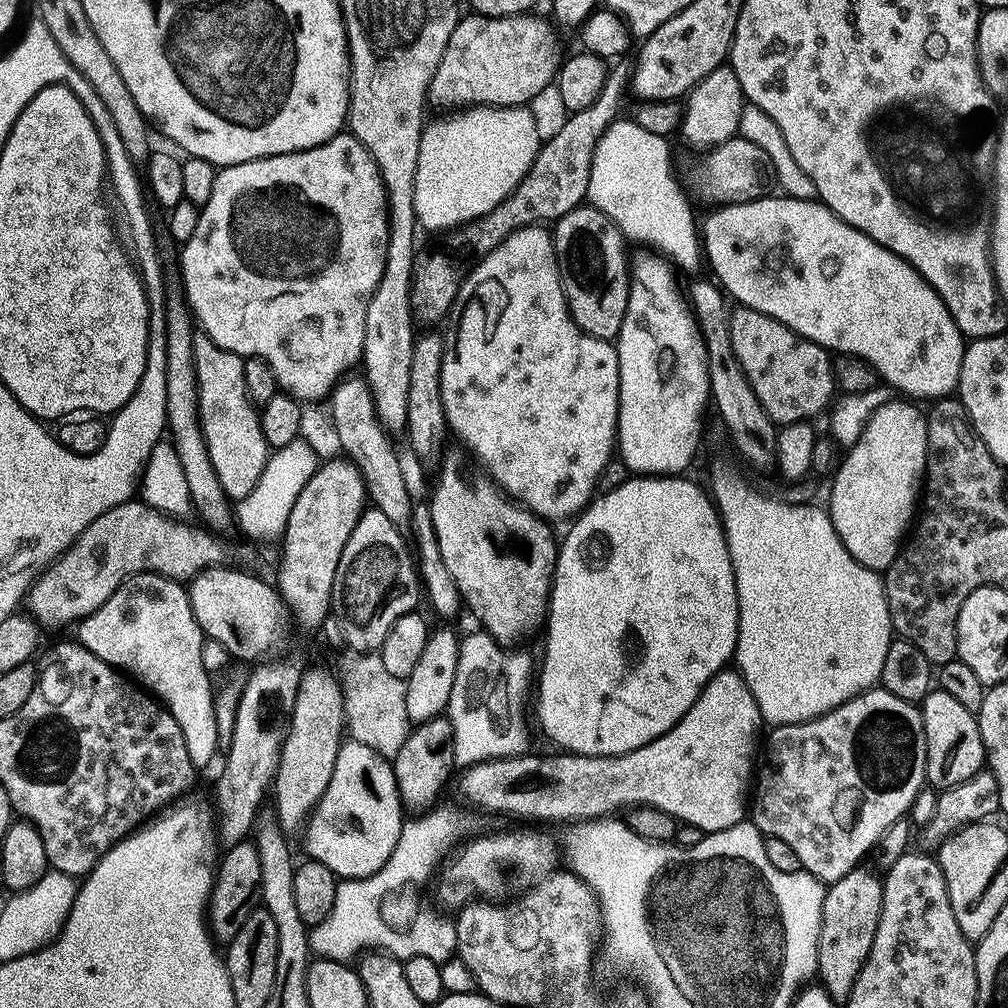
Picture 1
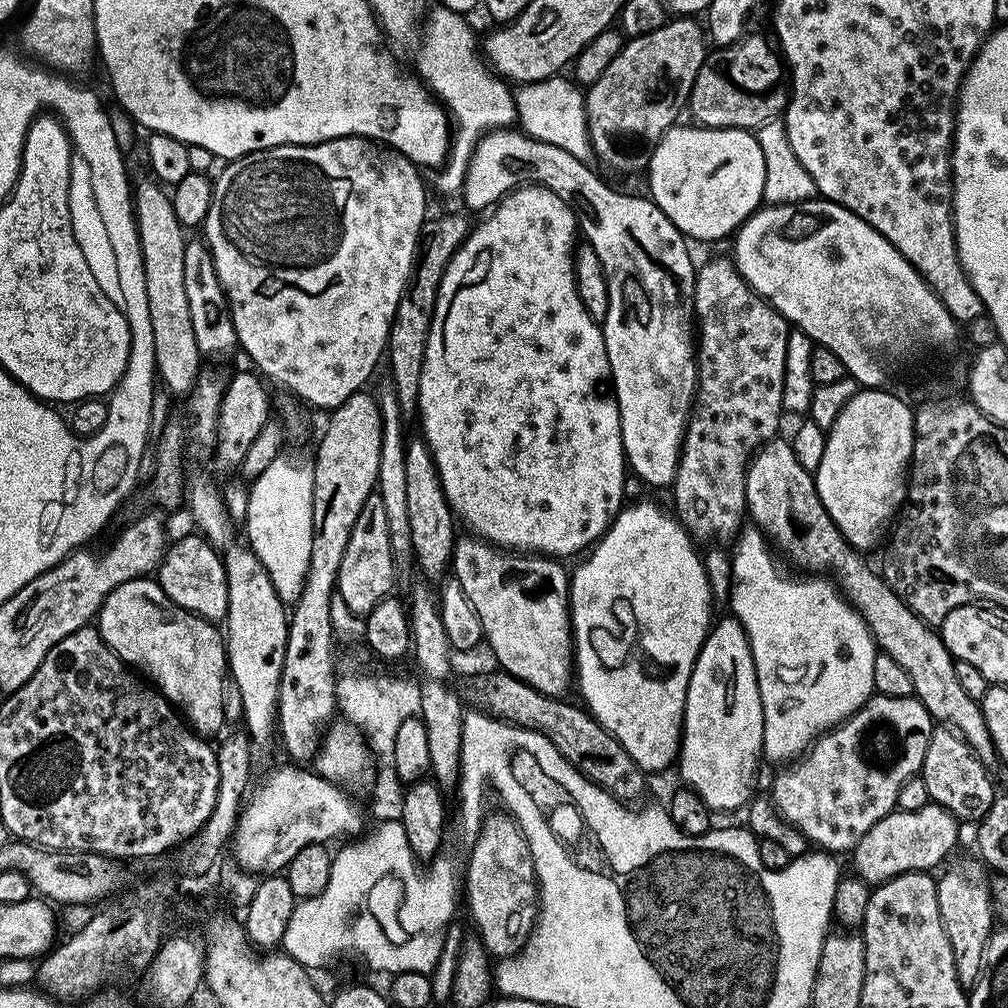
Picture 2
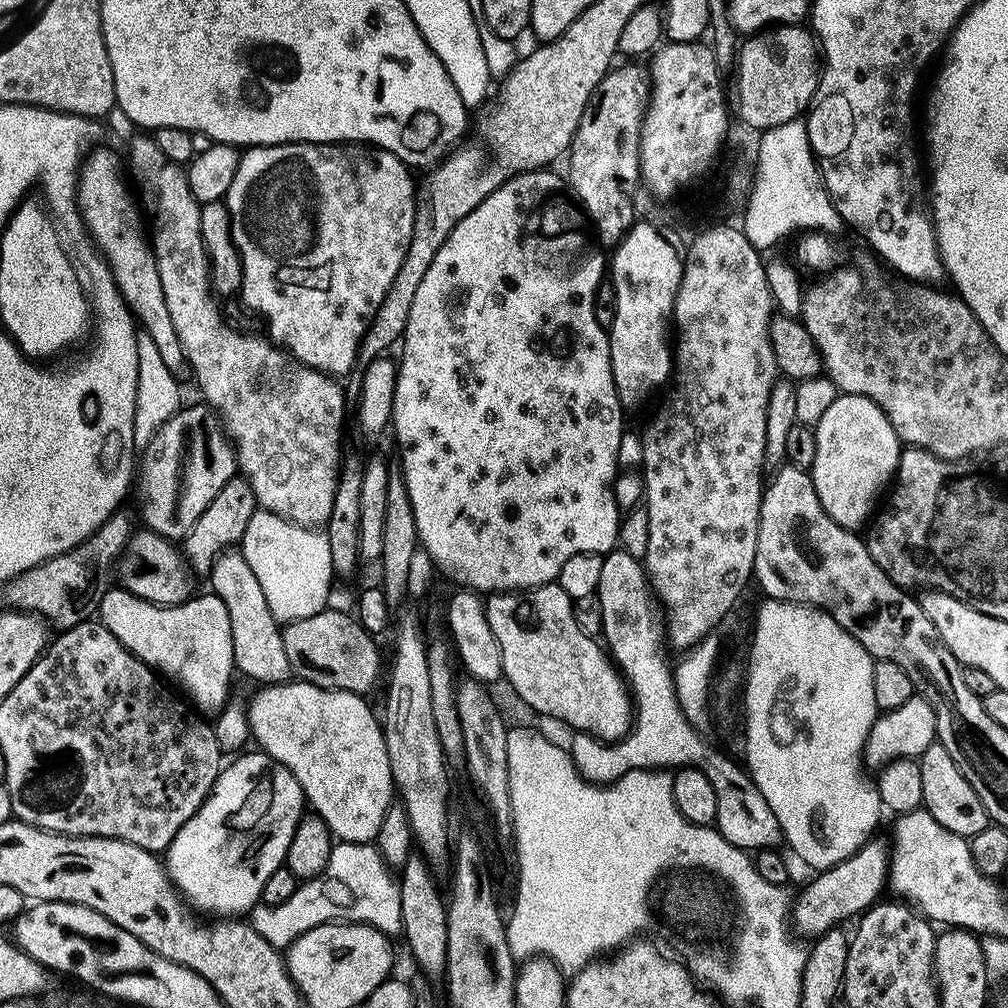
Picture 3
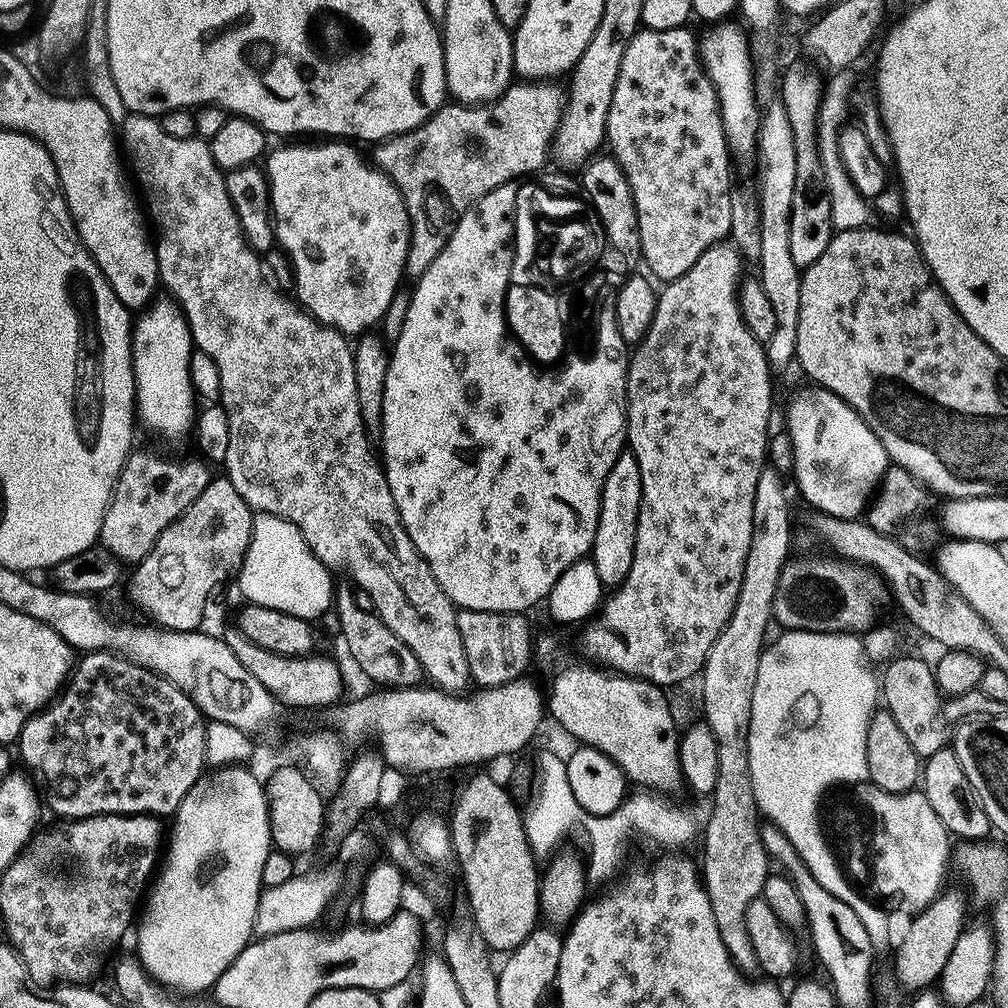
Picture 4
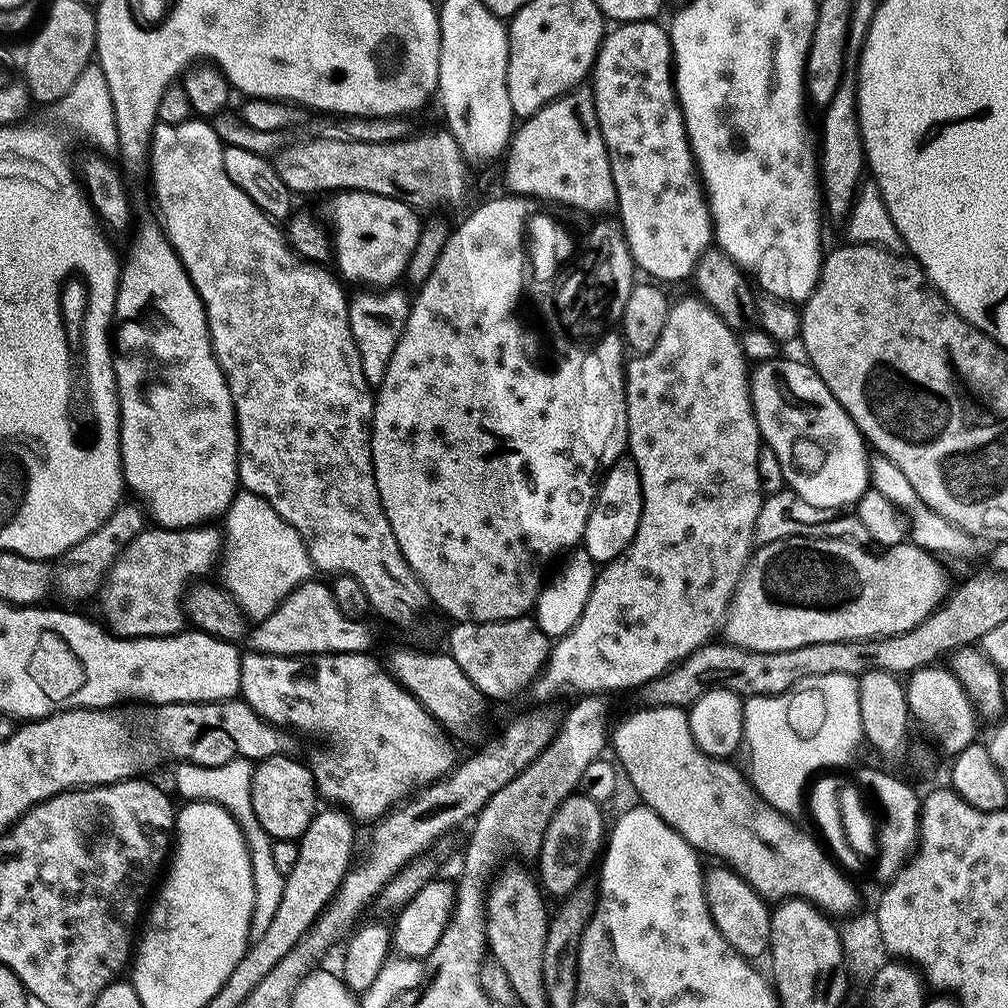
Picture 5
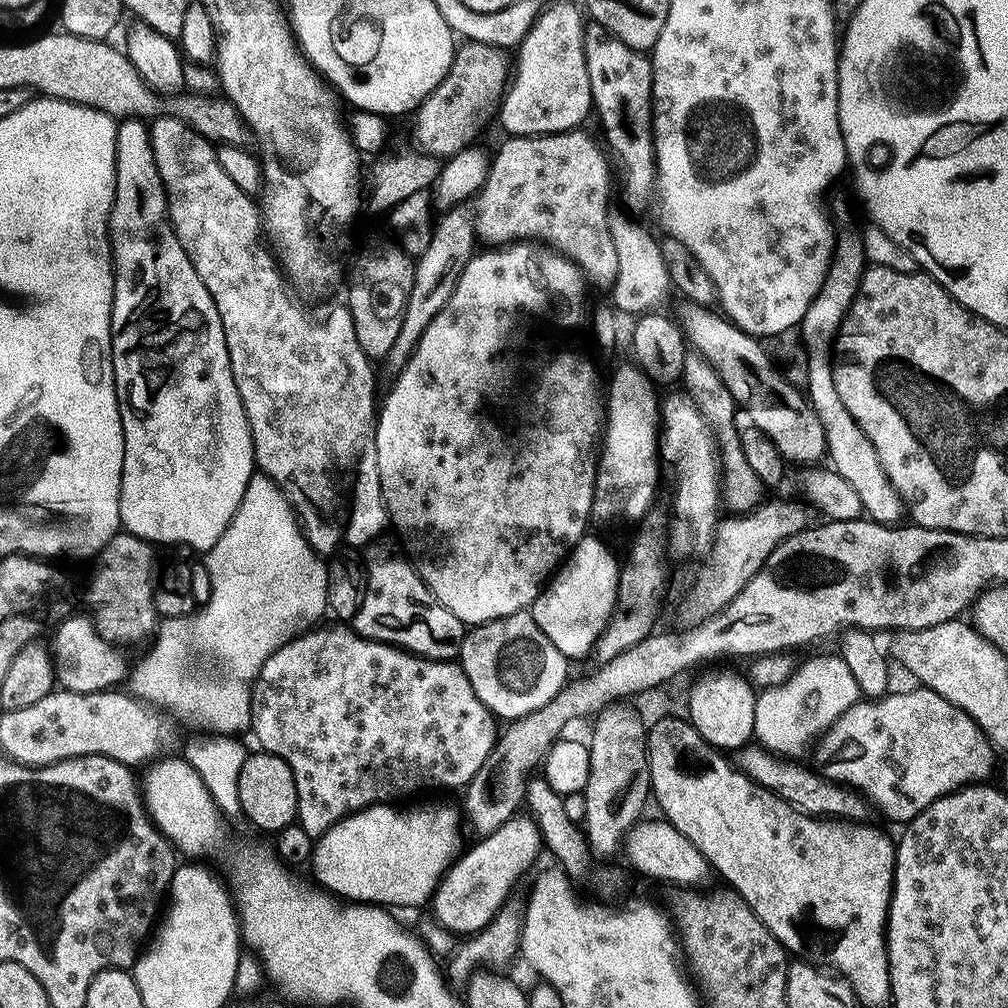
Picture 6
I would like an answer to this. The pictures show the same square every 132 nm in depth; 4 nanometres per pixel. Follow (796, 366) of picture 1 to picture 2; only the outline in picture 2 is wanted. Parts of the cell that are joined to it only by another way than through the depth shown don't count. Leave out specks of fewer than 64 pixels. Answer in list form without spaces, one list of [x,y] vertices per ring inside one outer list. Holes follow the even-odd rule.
[[[731,259],[708,260],[702,263],[696,270],[696,289],[694,290],[694,320],[698,325],[698,351],[696,353],[696,398],[692,406],[692,414],[688,417],[688,429],[684,432],[684,445],[680,447],[680,461],[676,467],[676,479],[670,485],[672,500],[676,503],[675,515],[688,531],[693,541],[700,540],[728,540],[731,541],[745,527],[746,524],[746,469],[753,452],[765,444],[767,440],[773,439],[780,428],[780,414],[785,411],[783,406],[783,384],[786,374],[787,338],[790,325],[783,316],[773,310],[767,300],[761,300],[755,292],[749,288],[747,282],[740,277],[740,271]]]

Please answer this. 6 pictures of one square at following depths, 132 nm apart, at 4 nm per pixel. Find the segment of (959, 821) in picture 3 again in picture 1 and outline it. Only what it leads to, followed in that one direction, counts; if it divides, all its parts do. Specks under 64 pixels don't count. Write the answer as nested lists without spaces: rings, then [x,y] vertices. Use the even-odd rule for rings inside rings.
[[[939,686],[925,694],[919,710],[926,730],[927,783],[936,790],[943,790],[958,786],[979,774],[985,767],[986,753],[977,713],[966,710],[962,702],[957,702]]]

